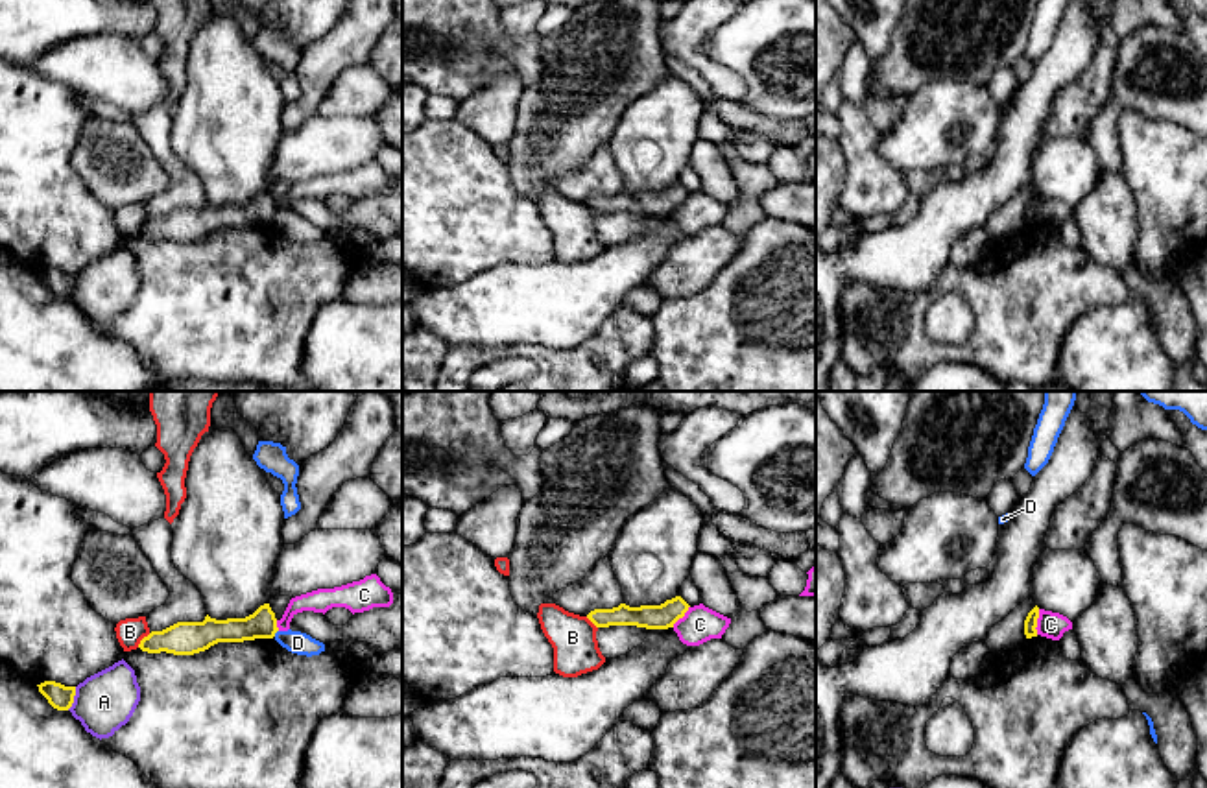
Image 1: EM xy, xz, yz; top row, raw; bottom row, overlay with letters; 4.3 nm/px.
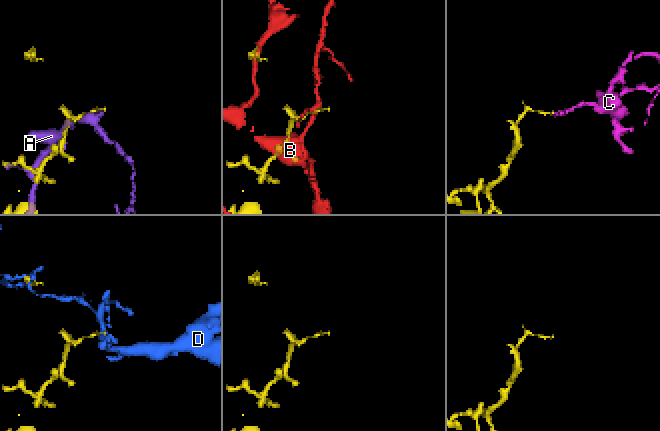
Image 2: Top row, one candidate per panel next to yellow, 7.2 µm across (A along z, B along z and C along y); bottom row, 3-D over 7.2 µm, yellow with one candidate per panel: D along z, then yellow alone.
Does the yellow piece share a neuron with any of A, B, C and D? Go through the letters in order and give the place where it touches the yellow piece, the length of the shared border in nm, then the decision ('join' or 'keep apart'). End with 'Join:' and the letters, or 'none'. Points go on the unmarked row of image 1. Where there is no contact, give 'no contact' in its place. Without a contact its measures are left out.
A: contact xy (72, 285); length 110 nm; keep apart
B: contact xy (143, 226); length 90 nm; keep apart
C: contact yz (1036, 209); length 110 nm; keep apart
D: contact xy (275, 218); length 40 nm; keep apart
Join: none

